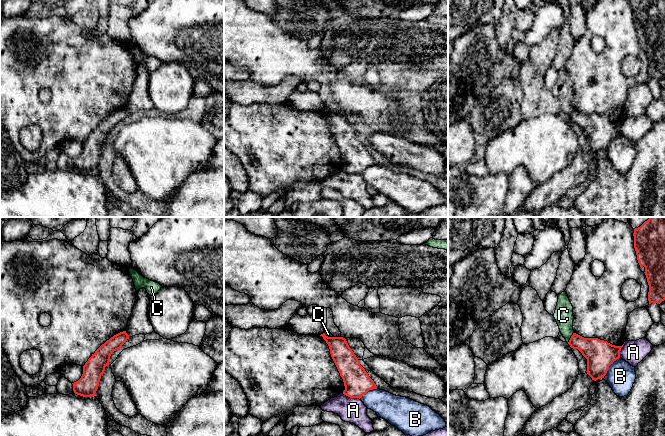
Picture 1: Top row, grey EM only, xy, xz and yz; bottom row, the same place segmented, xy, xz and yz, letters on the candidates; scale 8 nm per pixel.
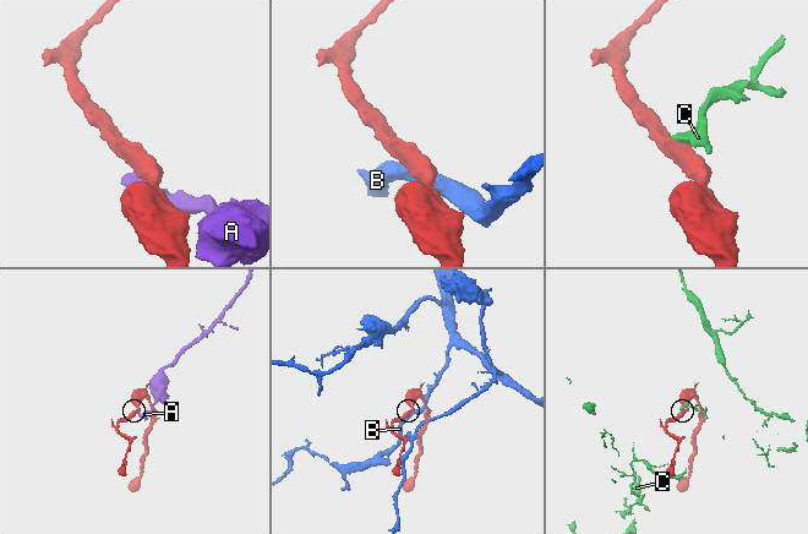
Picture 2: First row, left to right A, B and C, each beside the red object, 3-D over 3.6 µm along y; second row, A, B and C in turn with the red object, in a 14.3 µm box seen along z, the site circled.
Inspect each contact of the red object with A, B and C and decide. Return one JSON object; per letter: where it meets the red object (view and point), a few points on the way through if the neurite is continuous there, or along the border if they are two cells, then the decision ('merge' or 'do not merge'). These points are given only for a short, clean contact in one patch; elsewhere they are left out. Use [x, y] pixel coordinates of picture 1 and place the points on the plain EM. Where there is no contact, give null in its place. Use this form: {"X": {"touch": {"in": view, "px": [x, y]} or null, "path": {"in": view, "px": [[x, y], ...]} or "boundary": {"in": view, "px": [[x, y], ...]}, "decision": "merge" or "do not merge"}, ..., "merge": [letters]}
{"A": {"touch": {"in": "xz", "px": [351, 173]}, "boundary": {"in": "xz", "px": [[342, 169], [359, 175]]}, "decision": "do not merge"}, "B": {"touch": {"in": "yz", "px": [609, 141]}, "decision": "do not merge"}, "C": {"touch": {"in": "yz", "px": [571, 113]}, "boundary": {"in": "yz", "px": [[573, 108], [567, 118]]}, "decision": "do not merge"}, "merge": []}

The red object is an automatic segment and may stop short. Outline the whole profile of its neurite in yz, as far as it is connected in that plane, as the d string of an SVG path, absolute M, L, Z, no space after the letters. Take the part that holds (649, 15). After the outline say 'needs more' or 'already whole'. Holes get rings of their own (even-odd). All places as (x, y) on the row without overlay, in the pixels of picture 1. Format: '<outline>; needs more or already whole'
M642 0L634 5L634 24L640 42L645 43L649 80L665 76L665 0Z; already whole

